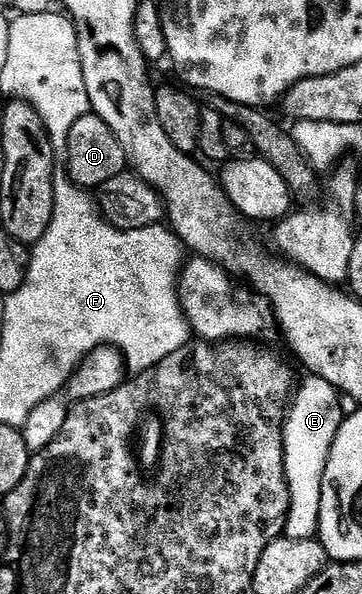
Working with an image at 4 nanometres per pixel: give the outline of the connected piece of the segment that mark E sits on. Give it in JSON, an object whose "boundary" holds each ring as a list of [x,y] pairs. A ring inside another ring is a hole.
{"boundary":[[[307,377],[298,384],[293,398],[285,411],[283,420],[283,456],[285,457],[285,473],[289,485],[289,513],[287,514],[286,538],[313,539],[319,534],[319,510],[321,509],[321,485],[325,477],[325,465],[329,461],[329,453],[333,441],[337,437],[340,425],[343,424],[345,412],[340,391],[329,381],[321,377]]]}

